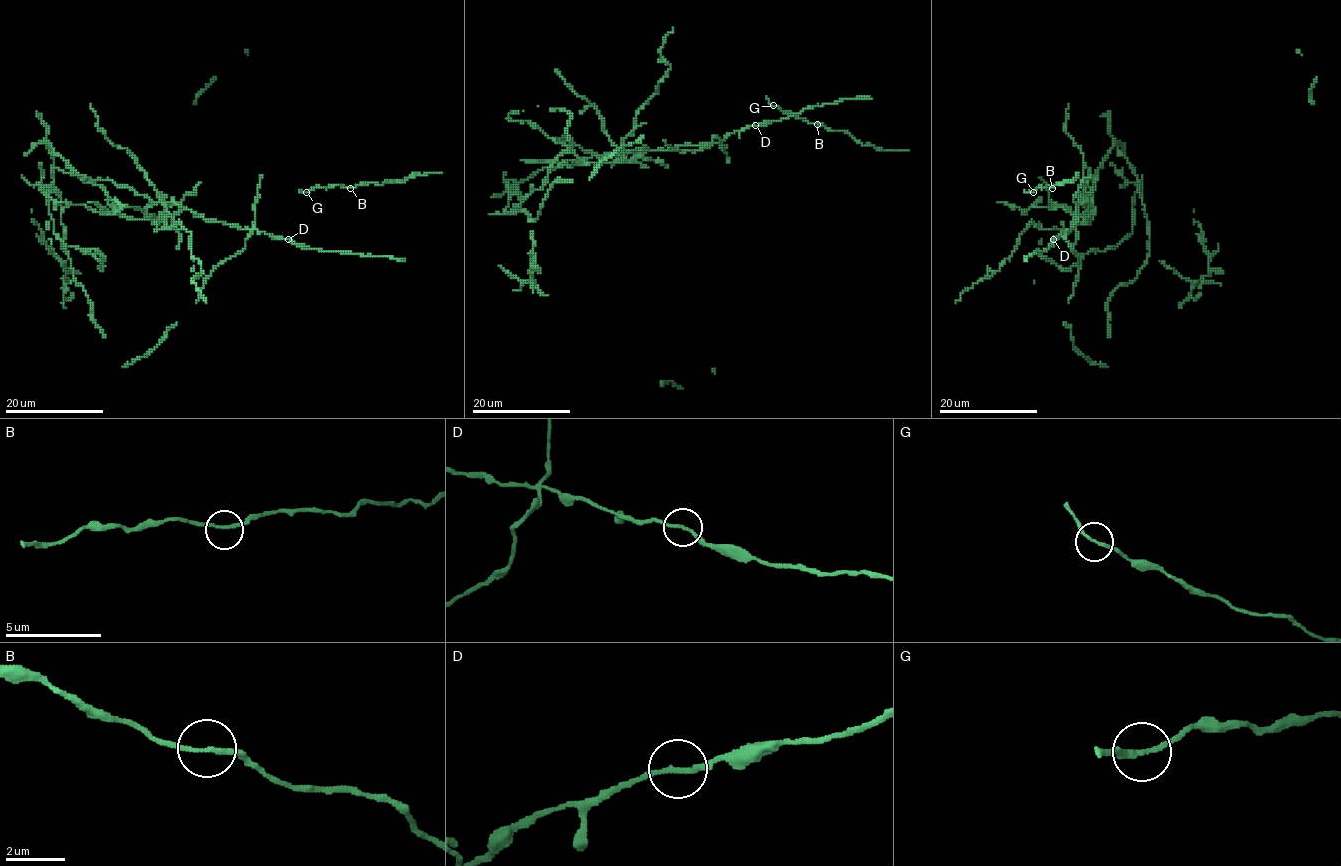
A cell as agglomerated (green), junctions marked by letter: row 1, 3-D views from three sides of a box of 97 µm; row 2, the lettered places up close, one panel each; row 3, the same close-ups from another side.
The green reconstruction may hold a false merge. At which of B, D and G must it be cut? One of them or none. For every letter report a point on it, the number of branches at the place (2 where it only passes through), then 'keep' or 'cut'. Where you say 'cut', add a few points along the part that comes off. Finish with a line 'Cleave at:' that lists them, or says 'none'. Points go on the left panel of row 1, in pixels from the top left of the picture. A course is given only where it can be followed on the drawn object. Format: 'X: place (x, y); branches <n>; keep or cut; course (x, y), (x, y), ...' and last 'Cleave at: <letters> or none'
B: place (350, 188); branches 2; keep
D: place (288, 239); branches 2; cut
G: place (306, 192); branches 2; keep
Cleave at: D

